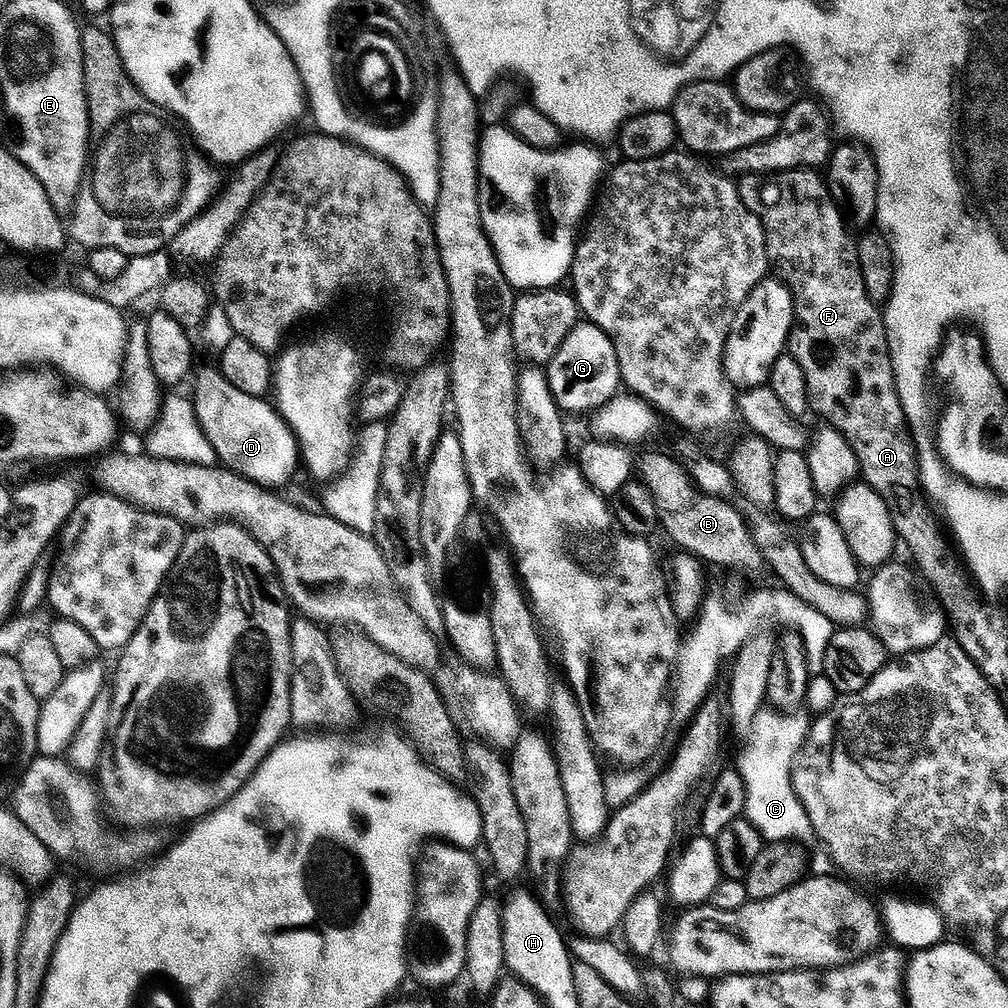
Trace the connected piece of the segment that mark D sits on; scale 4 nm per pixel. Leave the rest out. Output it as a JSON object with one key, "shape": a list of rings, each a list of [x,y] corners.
{"shape":[[[197,381],[192,401],[199,424],[214,446],[217,459],[227,469],[262,487],[280,488],[278,486],[286,483],[300,466],[300,451],[299,441],[279,411],[269,401],[245,394],[233,384],[228,400],[216,400],[216,388],[212,388],[208,400],[204,400],[204,392],[208,392],[208,388]]]}

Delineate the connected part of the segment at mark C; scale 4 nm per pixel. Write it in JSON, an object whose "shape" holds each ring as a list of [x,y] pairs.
{"shape":[[[760,710],[756,715],[753,730],[747,739],[748,750],[744,754],[742,765],[738,770],[743,773],[746,782],[746,794],[748,795],[748,807],[746,819],[760,832],[760,835],[768,842],[800,842],[803,836],[813,835],[812,823],[798,798],[798,794],[792,785],[792,774],[796,757],[799,756],[801,747],[808,739],[810,731],[809,721],[804,721],[800,714],[779,714],[774,710]]]}

